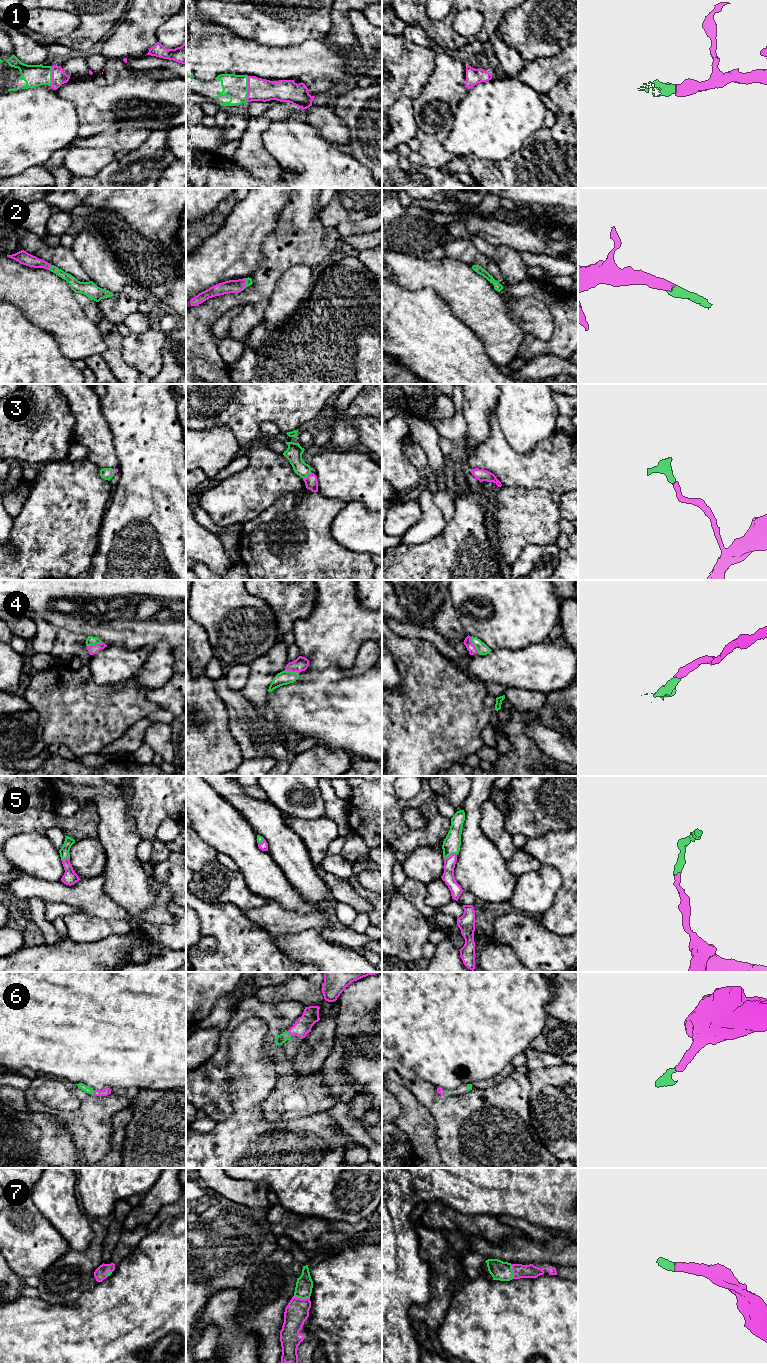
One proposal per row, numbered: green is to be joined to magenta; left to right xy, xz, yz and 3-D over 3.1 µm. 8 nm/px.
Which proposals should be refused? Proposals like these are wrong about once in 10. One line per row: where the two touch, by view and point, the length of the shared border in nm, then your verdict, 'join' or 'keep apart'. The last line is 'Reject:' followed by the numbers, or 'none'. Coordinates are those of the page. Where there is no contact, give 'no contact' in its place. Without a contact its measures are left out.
1: contact xz (248, 89); length 200 nm; join
2: contact xz (244, 285); length 130 nm; join
3: contact xz (307, 476); length 90 nm; join
4: contact yz (473, 645); length 140 nm; join
5: contact yz (451, 855); length 110 nm; join
6: contact xz (289, 1032); length 60 nm; join
7: contact xz (302, 1299); length 130 nm; join
Reject: none

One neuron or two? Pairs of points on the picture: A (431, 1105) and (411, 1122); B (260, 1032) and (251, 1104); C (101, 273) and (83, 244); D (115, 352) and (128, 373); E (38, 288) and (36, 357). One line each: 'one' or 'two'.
A: two
B: one
C: one
D: one
E: two

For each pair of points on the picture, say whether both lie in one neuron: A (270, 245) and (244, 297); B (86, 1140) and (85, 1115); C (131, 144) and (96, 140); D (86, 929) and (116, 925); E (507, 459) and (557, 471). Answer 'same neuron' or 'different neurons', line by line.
A: same neuron
B: same neuron
C: same neuron
D: same neuron
E: same neuron

